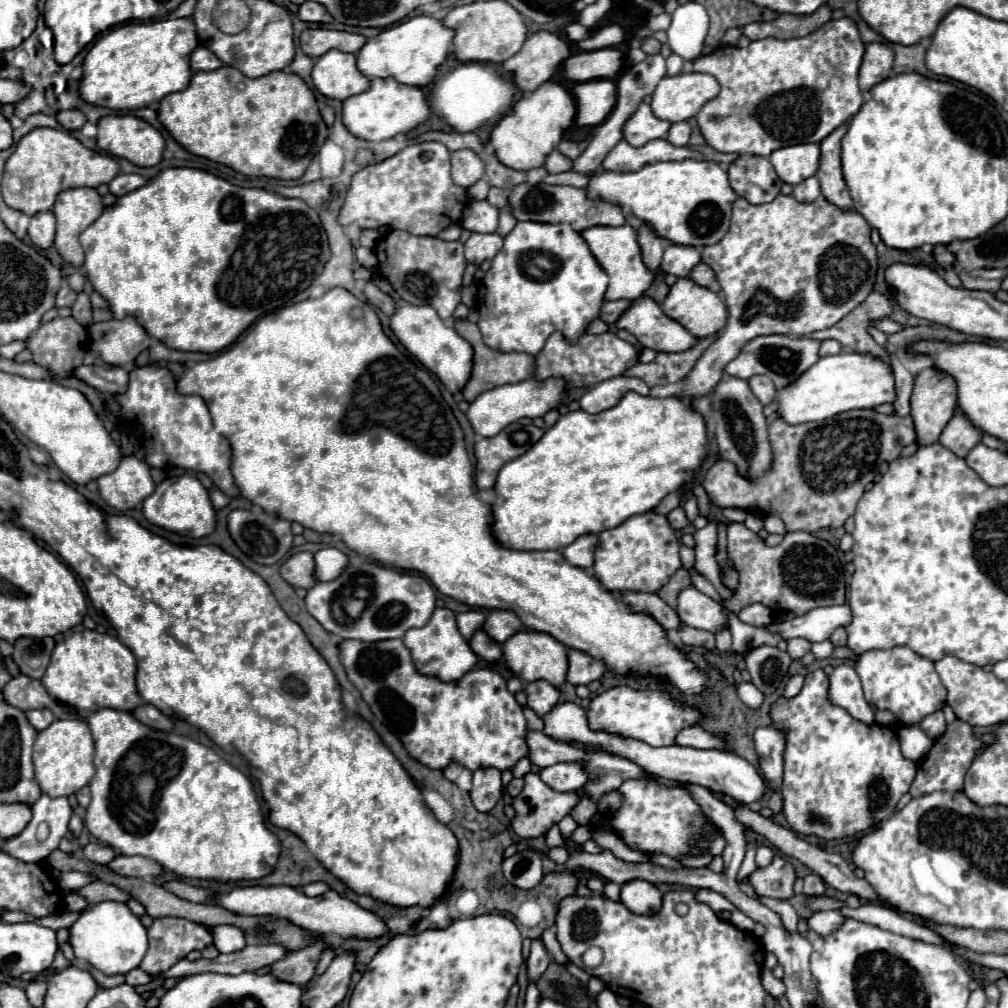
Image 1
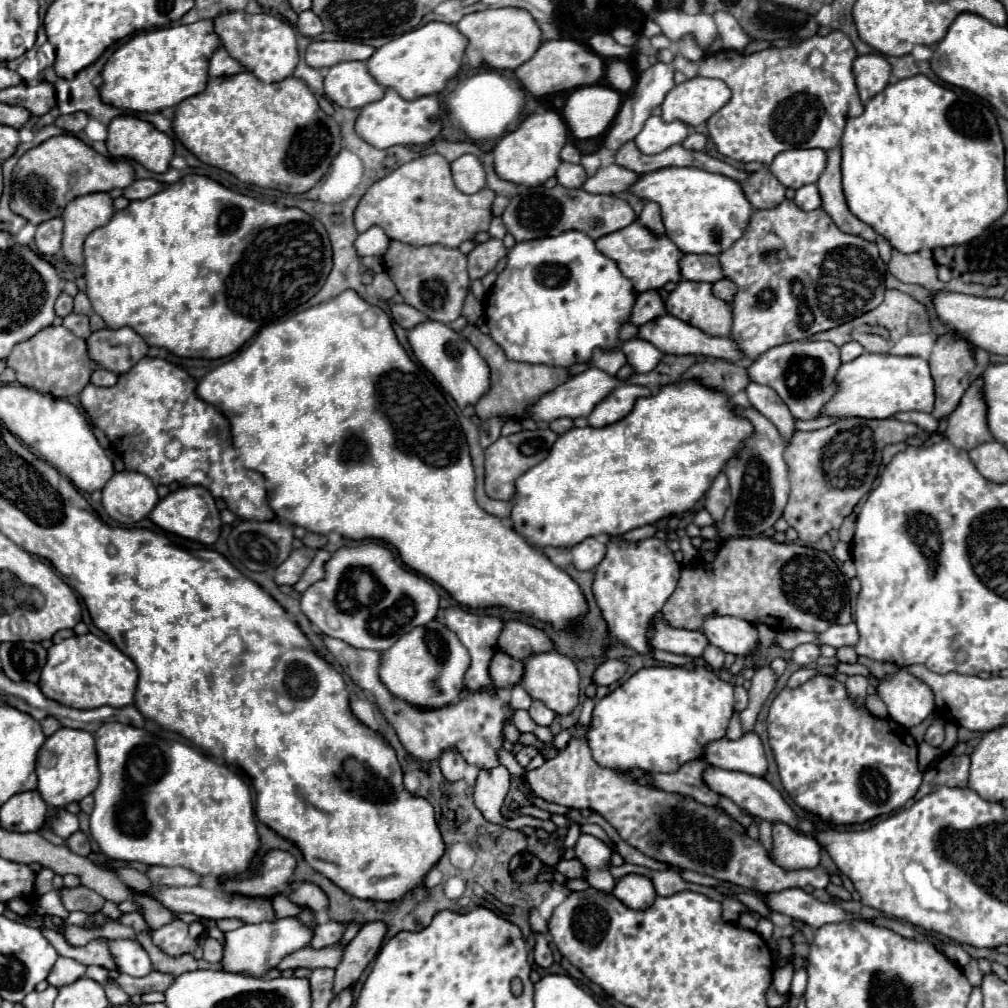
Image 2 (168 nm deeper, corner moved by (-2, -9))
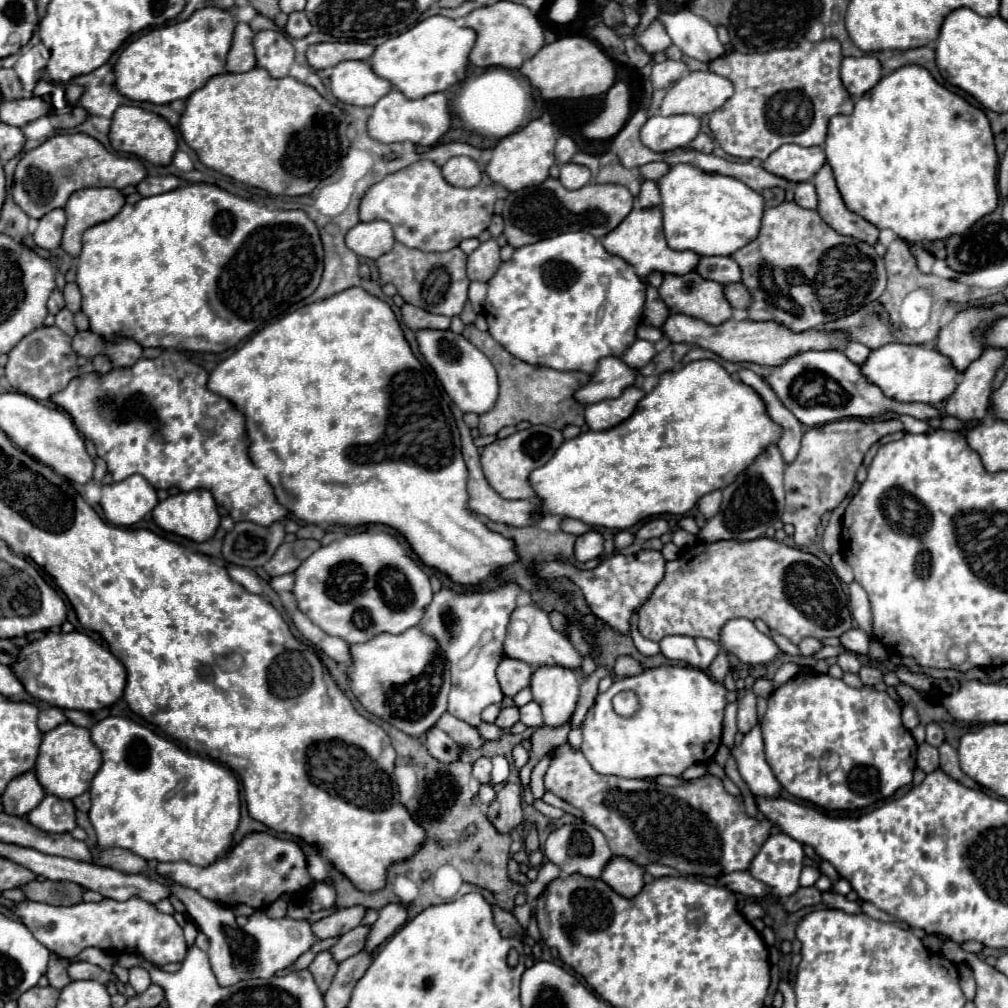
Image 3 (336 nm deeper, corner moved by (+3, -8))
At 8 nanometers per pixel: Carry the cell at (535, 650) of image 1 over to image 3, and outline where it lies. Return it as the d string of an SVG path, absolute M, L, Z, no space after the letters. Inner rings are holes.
M539 666L533 670L529 688L533 700L543 708L543 718L547 726L561 726L575 712L579 684L571 668Z

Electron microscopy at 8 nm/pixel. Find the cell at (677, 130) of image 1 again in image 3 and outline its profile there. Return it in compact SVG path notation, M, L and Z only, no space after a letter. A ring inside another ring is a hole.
M697 134L697 138L689 144L693 150L697 152L703 152L703 154L711 154L713 150L713 140L707 136L707 134Z

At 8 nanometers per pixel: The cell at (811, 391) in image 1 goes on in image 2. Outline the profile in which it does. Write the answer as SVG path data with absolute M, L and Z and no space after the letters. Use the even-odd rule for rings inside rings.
M864 353L858 359L844 363L836 381L840 383L840 391L824 405L822 415L886 419L900 411L932 413L934 409L934 379L928 361L922 357Z

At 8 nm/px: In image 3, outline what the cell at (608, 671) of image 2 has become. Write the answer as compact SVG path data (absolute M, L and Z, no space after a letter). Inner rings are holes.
M619 656L613 666L613 676L635 676L641 670L643 670L641 664L637 660L633 660L631 656Z

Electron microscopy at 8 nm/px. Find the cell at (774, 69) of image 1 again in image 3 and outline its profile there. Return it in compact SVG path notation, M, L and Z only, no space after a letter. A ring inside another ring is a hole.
M835 38L821 40L821 42L801 42L797 48L781 48L771 52L755 52L755 54L741 54L731 52L721 58L709 62L709 70L731 80L735 86L735 94L711 114L709 128L713 132L715 142L731 156L751 160L769 158L783 144L799 144L799 146L821 146L827 136L827 124L835 114L851 114L853 100L849 98L847 90L843 88L839 68L841 68L841 44Z

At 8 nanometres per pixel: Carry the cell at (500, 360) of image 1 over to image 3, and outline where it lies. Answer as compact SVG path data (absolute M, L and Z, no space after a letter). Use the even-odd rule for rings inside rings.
M473 324L465 326L463 336L493 362L499 376L499 398L487 414L479 416L481 434L497 434L505 426L517 426L521 420L529 420L531 424L545 424L557 430L567 424L585 424L583 406L573 400L573 392L583 386L591 376L587 376L585 372L559 372L545 366L525 364L523 360L517 360L507 350L503 350L503 346L499 346L499 342L495 342L489 332L477 330Z

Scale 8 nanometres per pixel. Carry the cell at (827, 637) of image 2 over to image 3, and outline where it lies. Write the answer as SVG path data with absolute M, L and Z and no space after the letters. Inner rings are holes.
M859 628L847 630L847 634L841 634L839 640L841 640L841 644L843 644L847 650L851 650L851 652L867 654L867 650L869 650L869 636L867 636L863 630L859 630Z

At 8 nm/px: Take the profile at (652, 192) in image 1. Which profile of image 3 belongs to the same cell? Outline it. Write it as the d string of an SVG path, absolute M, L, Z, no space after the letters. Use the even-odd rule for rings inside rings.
M671 164L667 174L657 180L661 192L661 212L663 212L663 230L667 244L673 250L693 250L699 256L729 256L735 250L743 248L759 234L761 216L765 210L761 194L739 182L731 176L707 174L691 164Z

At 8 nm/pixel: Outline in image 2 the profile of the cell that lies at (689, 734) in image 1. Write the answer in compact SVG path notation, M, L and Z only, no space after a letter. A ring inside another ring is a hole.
M744 733L738 741L718 739L708 743L706 761L728 771L742 771L754 777L764 777L768 763L762 741L756 733Z

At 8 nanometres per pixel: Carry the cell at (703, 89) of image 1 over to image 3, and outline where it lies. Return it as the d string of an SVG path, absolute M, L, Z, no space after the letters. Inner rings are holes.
M689 72L665 94L659 114L711 114L733 96L733 84L713 72Z

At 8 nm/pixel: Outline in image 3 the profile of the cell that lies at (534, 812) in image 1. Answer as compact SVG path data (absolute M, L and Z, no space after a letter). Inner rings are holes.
M443 714L437 720L437 726L447 732L457 744L461 744L463 748L481 748L485 744L485 738L479 734L479 730L463 720L457 720L451 714Z

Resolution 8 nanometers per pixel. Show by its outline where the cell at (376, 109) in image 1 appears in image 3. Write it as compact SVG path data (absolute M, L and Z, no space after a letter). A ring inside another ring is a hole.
M391 90L387 96L383 96L369 114L367 120L367 134L383 144L391 142L413 142L419 146L433 146L451 126L451 114L445 94L429 94L419 100L405 98L399 90Z

